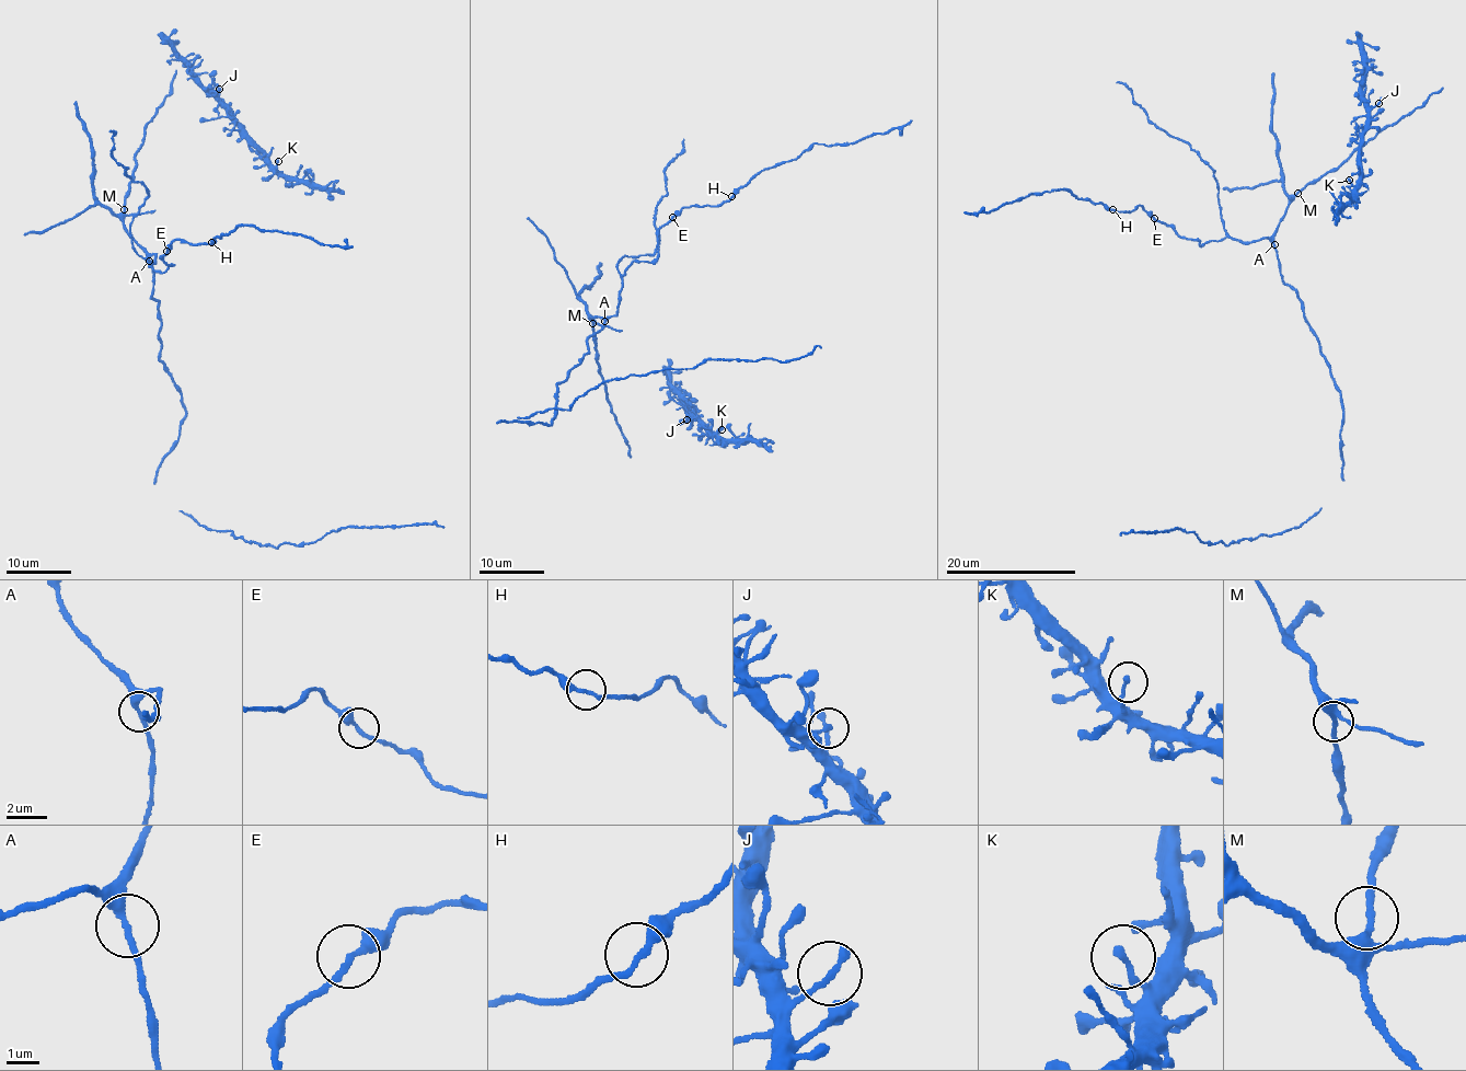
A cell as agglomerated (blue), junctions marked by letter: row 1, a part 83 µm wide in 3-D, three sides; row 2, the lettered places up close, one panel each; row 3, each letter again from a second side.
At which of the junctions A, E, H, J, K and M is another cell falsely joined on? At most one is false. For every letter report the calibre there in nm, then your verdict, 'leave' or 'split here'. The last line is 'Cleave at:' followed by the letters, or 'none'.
A: 280 nm | leave
E: 280 nm | leave
H: 220 nm | leave
J: 280 nm | leave
K: 160 nm | leave
M: 200 nm | leave
Cleave at: none

